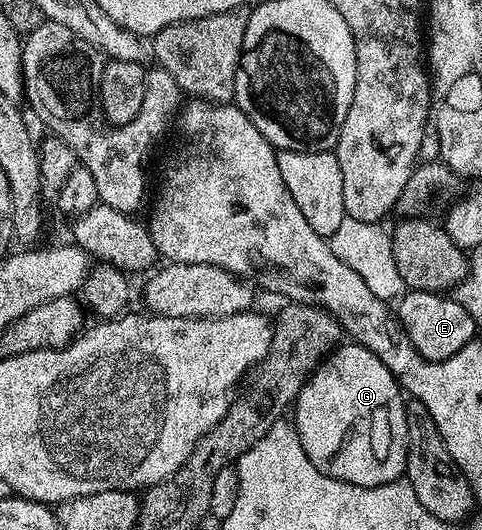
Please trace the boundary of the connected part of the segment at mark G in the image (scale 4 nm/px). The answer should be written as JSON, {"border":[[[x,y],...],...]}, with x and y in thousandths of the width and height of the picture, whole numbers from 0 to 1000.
{"border":[[[712,645],[701,651],[672,677],[670,685],[639,709],[631,721],[629,734],[620,738],[608,764],[608,798],[616,819],[624,826],[624,842],[633,849],[633,857],[641,864],[641,872],[649,872],[649,879],[658,879],[658,887],[666,894],[674,894],[683,902],[699,902],[718,913],[732,917],[757,917],[772,921],[774,917],[790,917],[805,913],[817,906],[830,904],[844,887],[844,764],[840,760],[840,742],[830,732],[828,723],[815,713],[815,706],[799,691],[799,683],[790,683],[790,675],[782,675],[782,668],[774,668],[757,653],[749,653],[741,645]]]}

